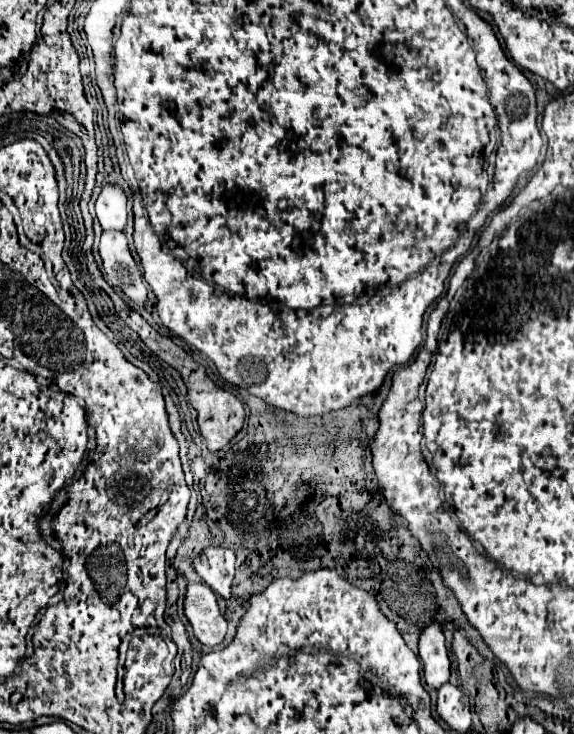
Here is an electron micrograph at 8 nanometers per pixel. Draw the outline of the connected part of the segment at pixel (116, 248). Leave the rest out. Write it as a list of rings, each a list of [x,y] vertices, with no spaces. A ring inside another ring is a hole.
[[[102,231],[100,257],[102,257],[106,281],[114,281],[114,285],[118,285],[118,289],[126,297],[142,303],[146,299],[146,285],[128,249],[126,233],[124,231]]]

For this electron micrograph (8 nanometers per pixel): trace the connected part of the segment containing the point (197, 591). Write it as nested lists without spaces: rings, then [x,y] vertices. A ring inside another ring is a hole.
[[[188,583],[186,595],[184,595],[184,615],[186,615],[186,619],[192,625],[194,637],[202,645],[218,647],[224,641],[224,635],[226,635],[226,619],[222,617],[220,607],[218,607],[218,601],[216,601],[216,595],[214,595],[214,591],[208,585],[204,585],[204,583]]]

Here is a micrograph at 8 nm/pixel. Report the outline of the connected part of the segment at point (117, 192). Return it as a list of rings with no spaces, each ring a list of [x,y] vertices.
[[[104,183],[96,199],[96,215],[102,229],[126,227],[126,191],[116,183]]]

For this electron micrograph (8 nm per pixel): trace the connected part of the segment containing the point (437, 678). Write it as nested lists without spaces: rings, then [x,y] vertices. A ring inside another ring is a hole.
[[[434,621],[426,625],[418,641],[418,657],[424,665],[426,683],[438,689],[450,677],[450,659],[446,649],[446,637],[442,633],[442,623]]]

